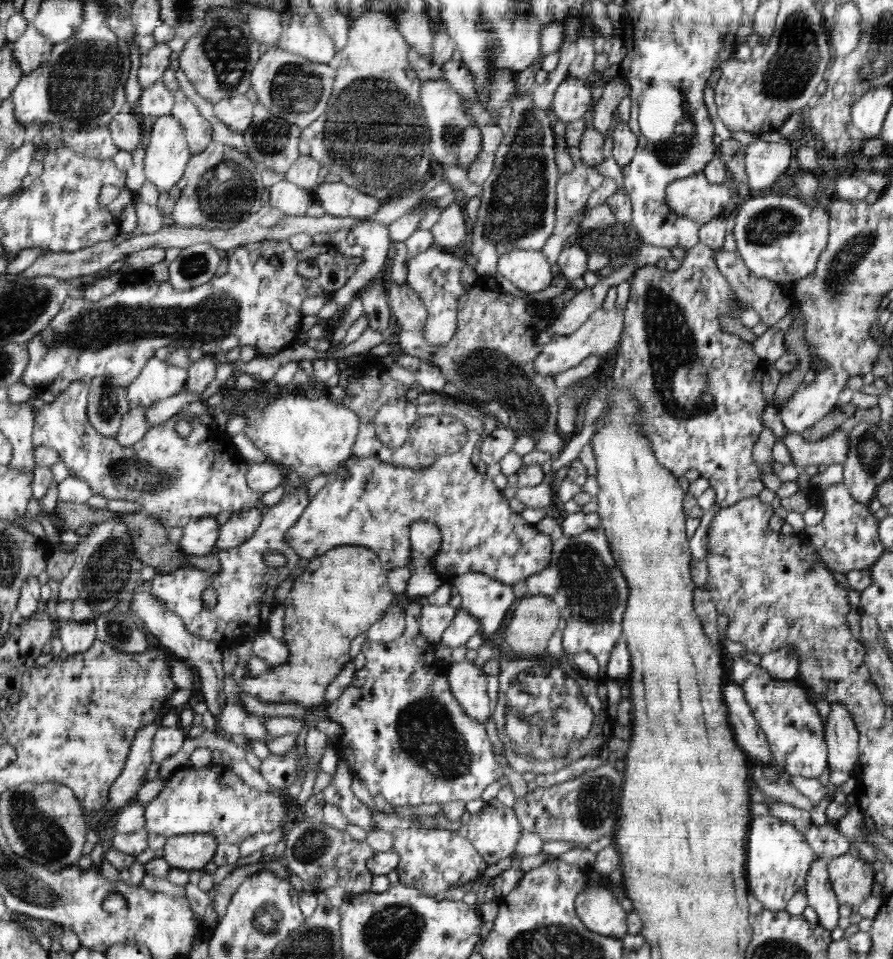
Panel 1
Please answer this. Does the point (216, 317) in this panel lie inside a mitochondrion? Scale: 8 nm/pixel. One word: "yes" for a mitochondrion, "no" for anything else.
yes

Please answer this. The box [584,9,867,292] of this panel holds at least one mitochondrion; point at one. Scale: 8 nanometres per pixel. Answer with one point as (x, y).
(667, 119)

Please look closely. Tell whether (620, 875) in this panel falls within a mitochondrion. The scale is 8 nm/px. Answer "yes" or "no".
no

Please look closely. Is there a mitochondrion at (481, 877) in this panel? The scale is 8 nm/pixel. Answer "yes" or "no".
no

